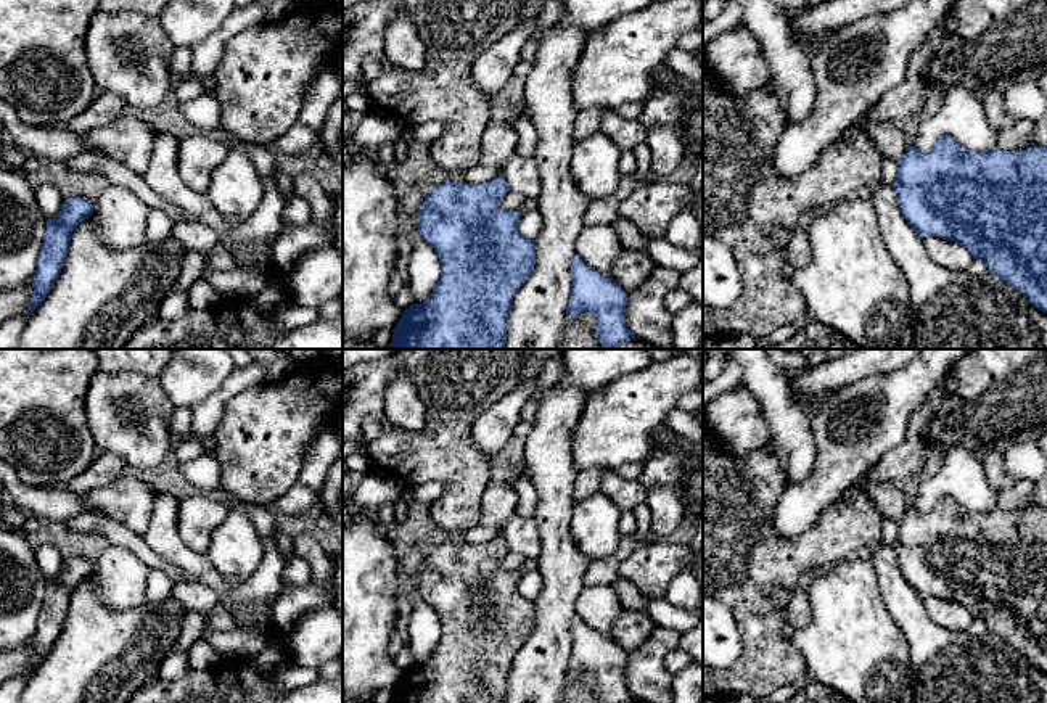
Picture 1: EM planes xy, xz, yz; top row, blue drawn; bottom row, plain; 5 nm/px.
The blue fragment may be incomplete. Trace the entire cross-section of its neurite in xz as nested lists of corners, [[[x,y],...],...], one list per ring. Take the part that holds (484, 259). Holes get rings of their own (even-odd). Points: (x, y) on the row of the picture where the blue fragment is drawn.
[[[503,175],[484,183],[445,182],[425,196],[417,216],[421,240],[429,243],[441,264],[441,278],[431,296],[404,310],[392,330],[391,349],[503,349],[508,314],[519,288],[536,265],[536,240],[519,232],[519,211],[503,211],[500,201],[510,191]]]

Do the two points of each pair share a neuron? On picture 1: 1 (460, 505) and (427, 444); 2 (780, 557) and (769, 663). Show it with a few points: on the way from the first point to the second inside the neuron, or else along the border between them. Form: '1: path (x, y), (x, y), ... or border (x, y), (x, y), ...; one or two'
1: path (460, 491), (460, 478), (441, 459); one
2: path (758, 583), (758, 605), (766, 613), (766, 637); one

